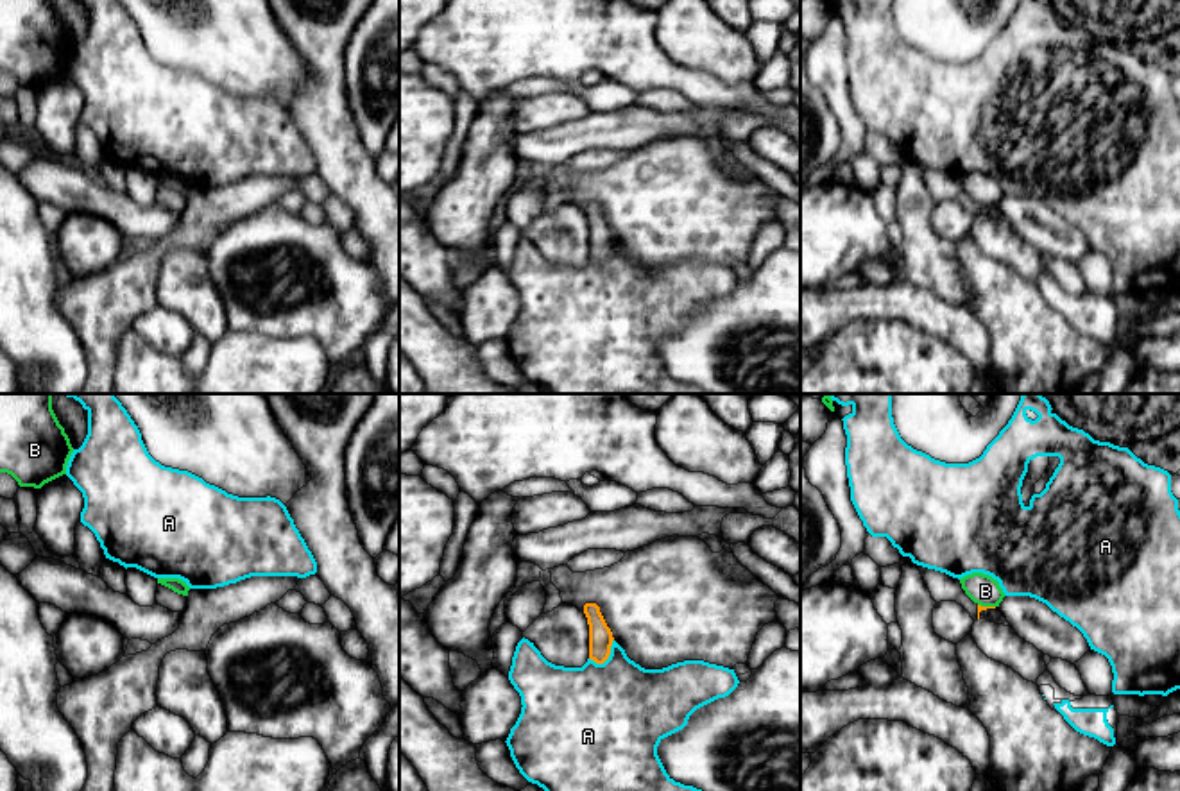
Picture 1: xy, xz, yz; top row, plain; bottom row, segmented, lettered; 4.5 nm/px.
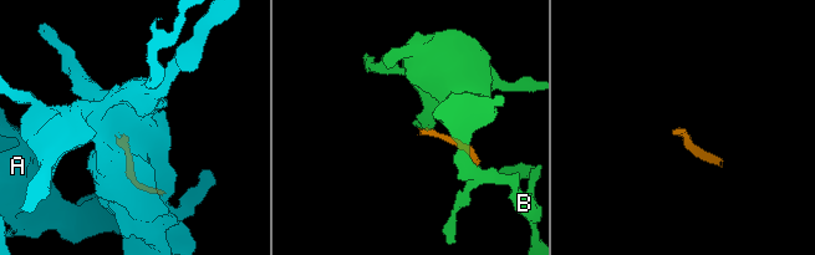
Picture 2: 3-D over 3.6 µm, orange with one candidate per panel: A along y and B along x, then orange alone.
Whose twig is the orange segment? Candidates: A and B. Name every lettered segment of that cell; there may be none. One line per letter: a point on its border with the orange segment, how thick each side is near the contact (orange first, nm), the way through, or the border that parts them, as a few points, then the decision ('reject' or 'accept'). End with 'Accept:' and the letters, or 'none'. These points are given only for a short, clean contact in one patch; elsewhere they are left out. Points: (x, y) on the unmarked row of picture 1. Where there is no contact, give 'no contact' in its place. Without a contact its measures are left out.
A: meets orange in xz at (607, 256); 110 nm thick on the orange side, 460 nm on the other; reject
B: meets orange in yz at (987, 206); 20 nm thick on the orange side, 140 nm on the other; border along yz (978, 203), (994, 206); reject
Accept: none

